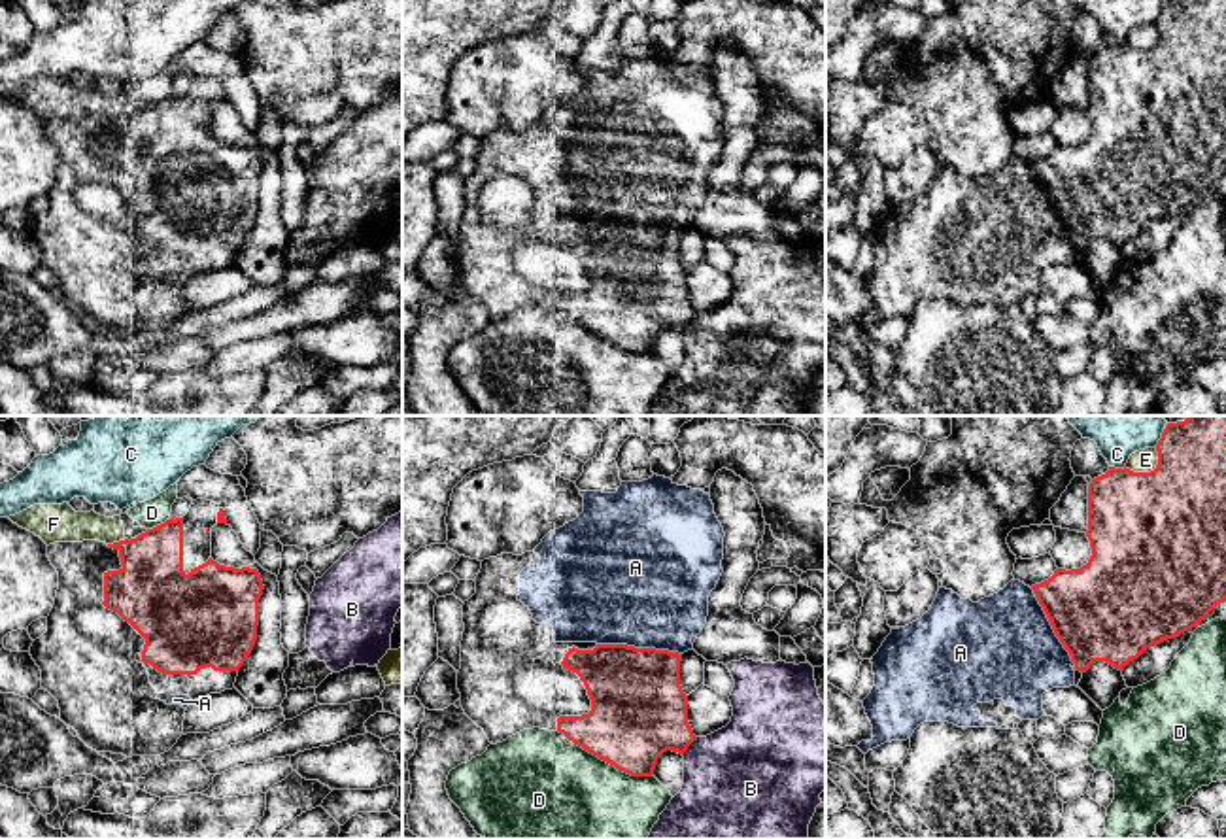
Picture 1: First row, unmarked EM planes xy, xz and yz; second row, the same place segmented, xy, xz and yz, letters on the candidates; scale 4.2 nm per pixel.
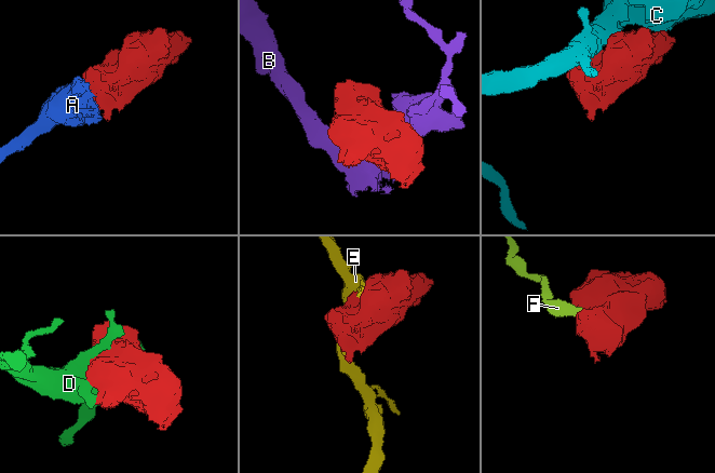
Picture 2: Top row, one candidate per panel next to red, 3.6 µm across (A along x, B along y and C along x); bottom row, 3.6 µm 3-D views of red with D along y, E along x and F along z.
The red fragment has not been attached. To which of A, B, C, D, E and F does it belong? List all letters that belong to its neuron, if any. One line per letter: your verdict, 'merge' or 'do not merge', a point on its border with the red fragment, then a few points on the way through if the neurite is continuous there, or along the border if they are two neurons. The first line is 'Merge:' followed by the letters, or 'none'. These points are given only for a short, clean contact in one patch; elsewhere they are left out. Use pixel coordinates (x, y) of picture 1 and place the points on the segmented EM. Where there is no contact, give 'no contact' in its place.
Merge: A
A: merge | xz (639, 649)
B: do not merge | xz (688, 745)
C: do not merge | yz (1117, 469)
D: do not merge | xz (605, 760)
E: do not merge | yz (1151, 471)
F: do not merge | xy (116, 543)

